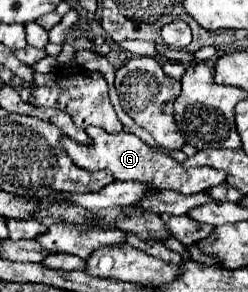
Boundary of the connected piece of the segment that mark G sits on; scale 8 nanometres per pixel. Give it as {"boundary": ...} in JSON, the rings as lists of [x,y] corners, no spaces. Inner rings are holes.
{"boundary":[[[89,127],[87,129],[89,137],[93,139],[91,145],[81,145],[75,143],[69,137],[61,137],[61,147],[67,151],[67,155],[85,171],[101,171],[107,169],[113,173],[117,181],[139,181],[149,185],[151,189],[173,189],[179,193],[197,193],[205,191],[209,187],[215,187],[225,181],[225,171],[217,171],[213,167],[203,167],[201,171],[197,169],[197,183],[191,181],[191,175],[187,169],[181,167],[181,163],[173,161],[165,153],[159,153],[151,149],[147,143],[143,143],[139,137],[133,133],[107,133],[101,127]]]}

